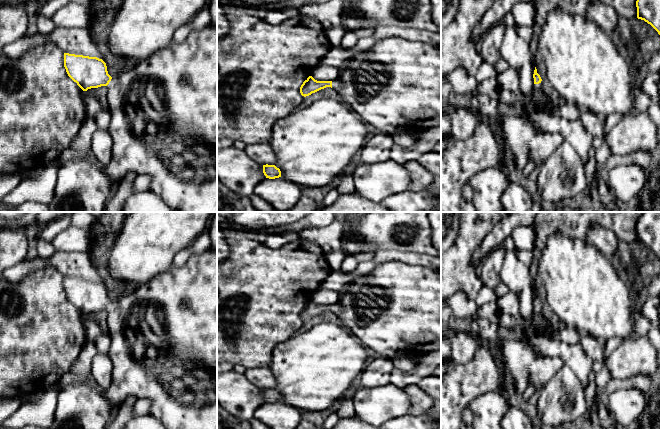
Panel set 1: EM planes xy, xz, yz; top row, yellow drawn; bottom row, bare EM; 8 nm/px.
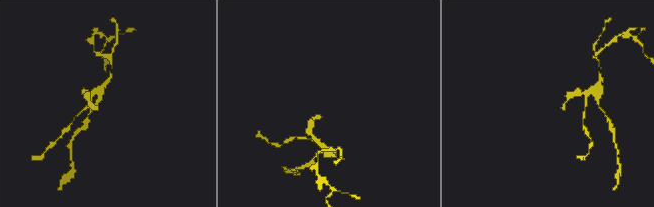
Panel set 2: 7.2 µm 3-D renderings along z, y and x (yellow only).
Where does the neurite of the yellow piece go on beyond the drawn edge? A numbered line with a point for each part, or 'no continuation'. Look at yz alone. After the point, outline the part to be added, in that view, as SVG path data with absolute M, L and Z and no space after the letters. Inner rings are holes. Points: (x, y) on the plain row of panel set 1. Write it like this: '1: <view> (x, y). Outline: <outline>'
1: yz (544, 326). Outline: M539 307L539 308L534 308L534 313L533 313L533 316L530 320L532 322L532 324L536 327L536 331L532 334L530 334L528 332L528 330L524 327L523 331L522 331L522 341L533 351L535 352L538 356L542 356L542 354L540 354L538 351L537 351L537 348L534 347L534 346L530 346L529 343L528 343L528 338L531 336L531 335L544 335L548 338L551 338L552 339L552 333L553 333L553 330L555 328L555 325L556 325L556 322L553 323L551 322L549 319L547 319L543 312L542 312L542 308Z

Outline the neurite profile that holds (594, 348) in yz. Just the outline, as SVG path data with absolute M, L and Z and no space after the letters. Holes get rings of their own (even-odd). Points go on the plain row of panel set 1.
M583 333L580 335L580 344L585 353L593 360L593 372L597 374L604 367L604 343Z

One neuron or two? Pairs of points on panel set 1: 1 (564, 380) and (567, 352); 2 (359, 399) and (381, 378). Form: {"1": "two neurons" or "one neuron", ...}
{"1": "two neurons", "2": "two neurons"}

